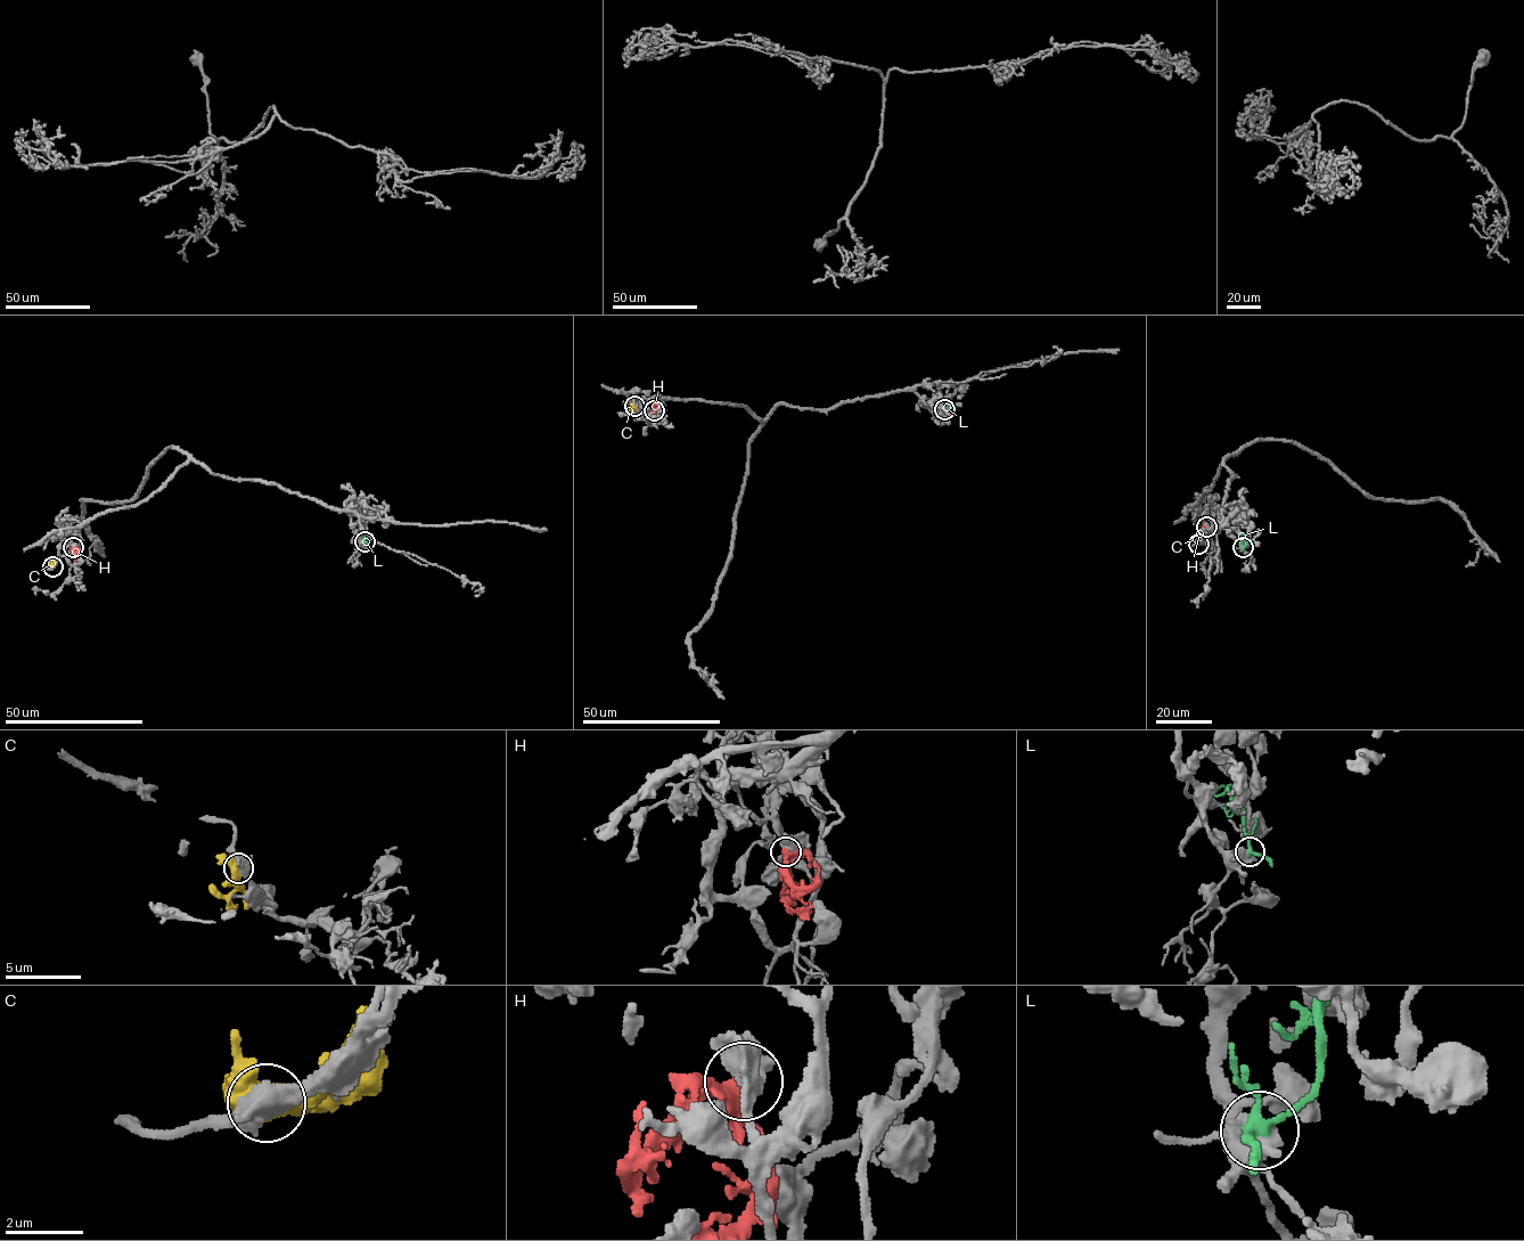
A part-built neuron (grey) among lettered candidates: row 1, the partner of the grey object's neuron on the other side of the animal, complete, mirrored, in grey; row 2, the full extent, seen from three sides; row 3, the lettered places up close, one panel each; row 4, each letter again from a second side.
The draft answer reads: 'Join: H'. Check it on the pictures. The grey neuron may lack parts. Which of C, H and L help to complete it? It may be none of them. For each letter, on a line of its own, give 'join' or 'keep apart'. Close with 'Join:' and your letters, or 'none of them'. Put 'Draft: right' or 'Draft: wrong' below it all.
C: keep apart
H: join
L: keep apart
Join: H
Draft: right

